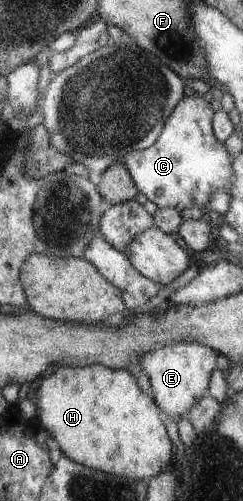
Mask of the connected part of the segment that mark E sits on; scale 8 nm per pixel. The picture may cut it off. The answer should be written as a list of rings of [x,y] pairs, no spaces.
[[[183,341],[147,351],[137,357],[141,371],[147,376],[154,403],[160,411],[174,419],[188,414],[189,408],[206,395],[210,374],[215,369],[215,358],[218,354],[196,342]]]

